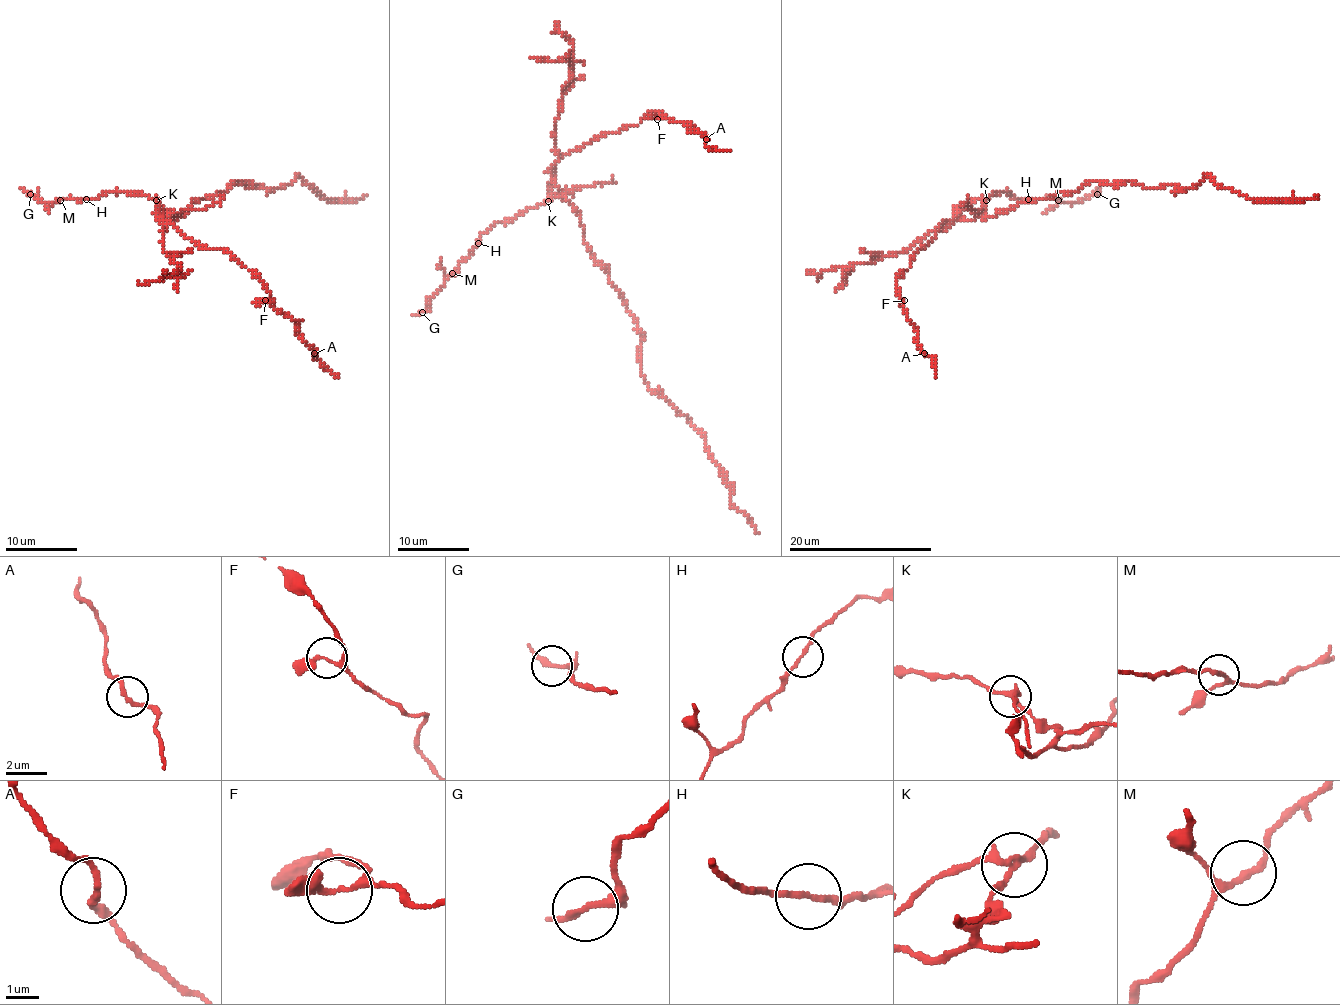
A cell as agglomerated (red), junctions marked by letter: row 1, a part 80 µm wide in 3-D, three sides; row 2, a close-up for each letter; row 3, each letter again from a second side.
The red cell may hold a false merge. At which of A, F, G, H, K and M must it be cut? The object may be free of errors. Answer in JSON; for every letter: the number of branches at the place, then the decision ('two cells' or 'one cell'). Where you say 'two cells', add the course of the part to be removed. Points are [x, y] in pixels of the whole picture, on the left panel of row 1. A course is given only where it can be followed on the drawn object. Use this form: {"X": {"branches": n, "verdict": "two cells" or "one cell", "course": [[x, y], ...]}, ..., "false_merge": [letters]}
{"A": {"branches": 2, "verdict": "one cell"}, "F": {"branches": 3, "verdict": "one cell"}, "G": {"branches": 3, "verdict": "one cell"}, "H": {"branches": 2, "verdict": "one cell"}, "K": {"branches": 3, "verdict": "two cells", "course": [[155, 200], [180, 218], [193, 201], [235, 182], [284, 189], [298, 176], [328, 200], [366, 196]]}, "M": {"branches": 3, "verdict": "one cell"}, "false_merge": ["K"]}

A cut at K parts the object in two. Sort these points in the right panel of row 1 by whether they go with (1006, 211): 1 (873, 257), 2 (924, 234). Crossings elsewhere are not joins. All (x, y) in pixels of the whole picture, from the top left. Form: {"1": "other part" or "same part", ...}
{"1": "same part", "2": "same part"}

